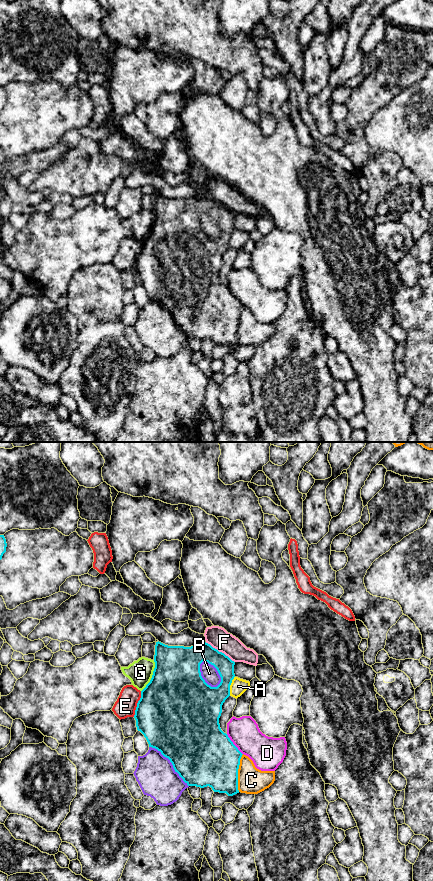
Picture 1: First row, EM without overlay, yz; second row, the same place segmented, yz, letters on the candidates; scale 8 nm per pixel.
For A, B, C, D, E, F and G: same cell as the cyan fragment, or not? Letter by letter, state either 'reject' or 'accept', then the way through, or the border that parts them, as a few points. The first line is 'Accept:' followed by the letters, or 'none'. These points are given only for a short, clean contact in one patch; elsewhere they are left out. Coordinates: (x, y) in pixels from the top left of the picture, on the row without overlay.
Accept: A
A: accept
B: reject
C: reject
D: reject
E: reject
F: reject
G: reject

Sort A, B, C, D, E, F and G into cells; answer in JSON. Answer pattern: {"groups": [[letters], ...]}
{"groups": [["A"], ["B"], ["C"], ["D"], ["E"], ["F", "G"]]}

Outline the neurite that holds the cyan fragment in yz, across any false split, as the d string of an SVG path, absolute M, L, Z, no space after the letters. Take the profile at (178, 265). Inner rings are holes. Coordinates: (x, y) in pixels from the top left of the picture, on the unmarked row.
M158 193L155 197L154 214L155 220L152 230L141 243L141 250L135 262L134 270L137 282L144 287L149 299L157 301L170 312L175 324L188 338L200 340L209 338L214 344L226 345L228 348L239 345L238 321L243 306L228 287L221 282L219 270L225 252L229 248L236 251L240 249L250 240L250 234L236 229L234 226L235 214L206 194L184 199L168 198ZM203 213L217 221L221 229L221 234L217 239L211 239L202 230L200 216Z

